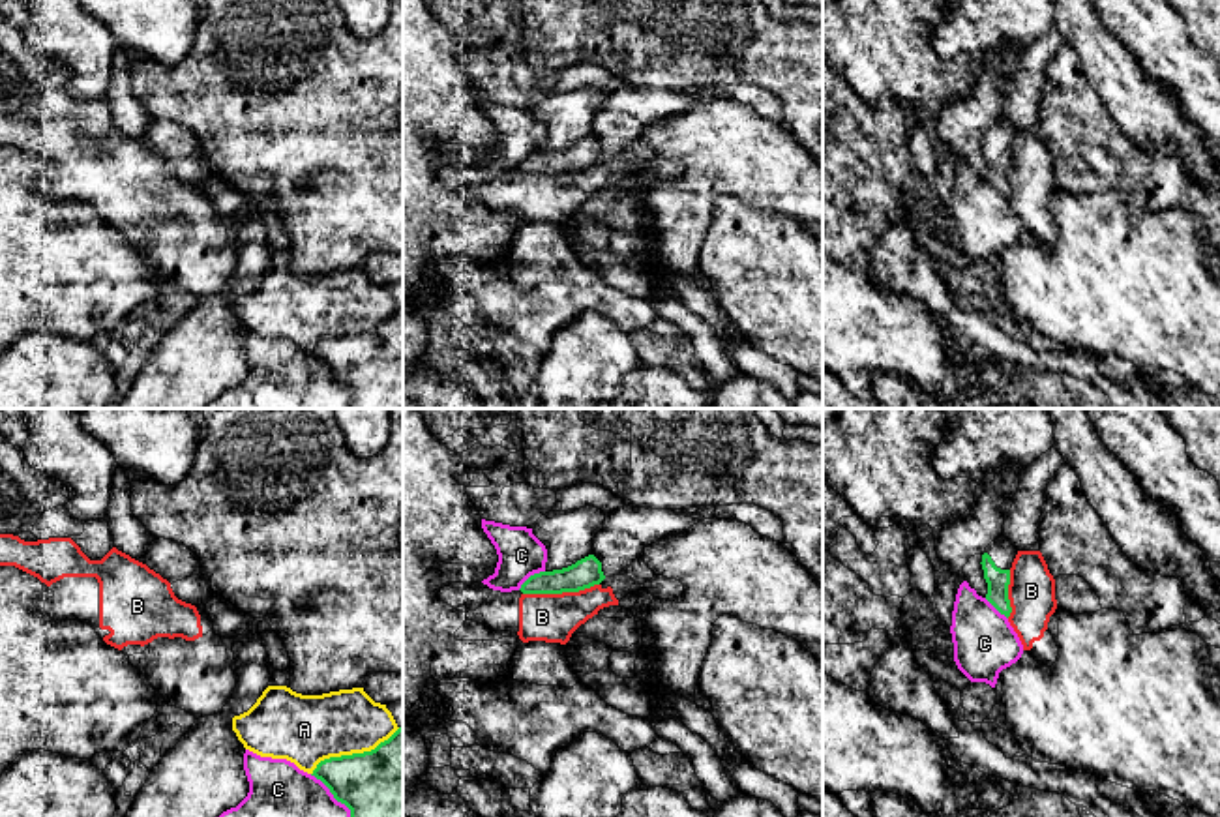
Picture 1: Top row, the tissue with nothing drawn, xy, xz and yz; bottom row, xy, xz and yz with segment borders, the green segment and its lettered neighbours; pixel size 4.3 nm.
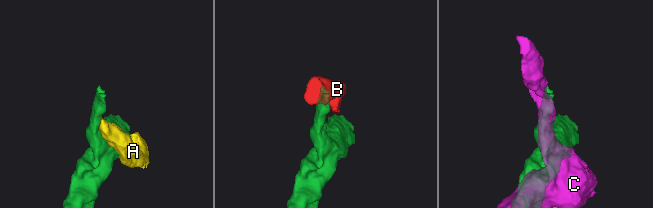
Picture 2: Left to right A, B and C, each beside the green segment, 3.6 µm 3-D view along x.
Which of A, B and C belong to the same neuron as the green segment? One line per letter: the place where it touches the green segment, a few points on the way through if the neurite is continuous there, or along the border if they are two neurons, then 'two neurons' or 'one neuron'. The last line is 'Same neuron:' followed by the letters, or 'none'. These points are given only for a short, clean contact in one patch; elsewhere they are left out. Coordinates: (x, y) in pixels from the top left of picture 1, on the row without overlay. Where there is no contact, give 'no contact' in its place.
A: contact xy (353, 334); two neurons
B: contact xz (561, 173); border xz (598, 163), (578, 171), (523, 175); two neurons
C: contact xz (531, 156); two neurons
Same neuron: none

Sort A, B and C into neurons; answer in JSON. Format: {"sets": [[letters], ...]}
{"sets": [["A", "B"], ["C"]]}

